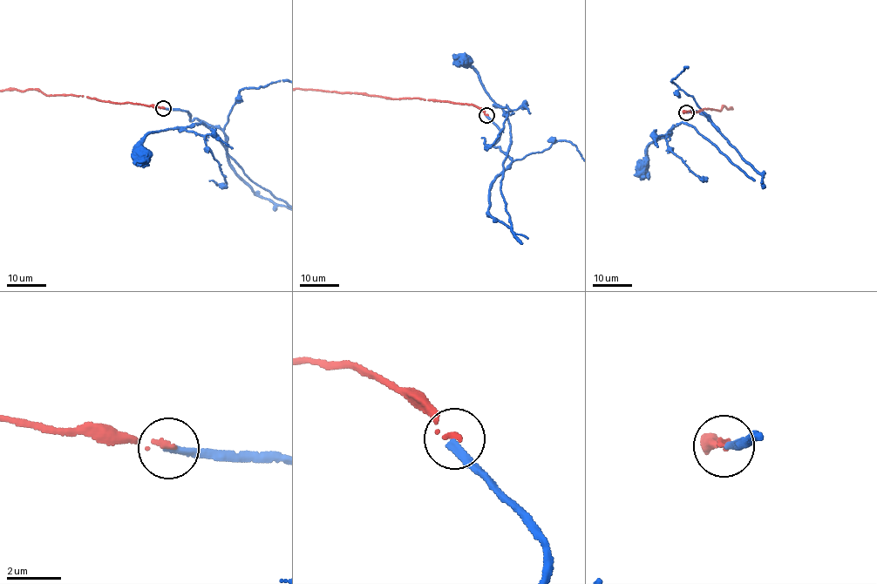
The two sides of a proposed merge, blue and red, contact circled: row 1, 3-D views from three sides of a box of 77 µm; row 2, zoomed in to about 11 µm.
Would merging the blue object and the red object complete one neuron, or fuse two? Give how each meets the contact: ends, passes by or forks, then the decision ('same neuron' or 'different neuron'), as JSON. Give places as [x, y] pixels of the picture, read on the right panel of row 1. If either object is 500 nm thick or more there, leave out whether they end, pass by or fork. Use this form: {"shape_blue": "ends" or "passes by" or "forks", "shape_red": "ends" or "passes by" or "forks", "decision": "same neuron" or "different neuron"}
{"shape_blue": "ends", "shape_red": "ends", "decision": "different neuron"}

